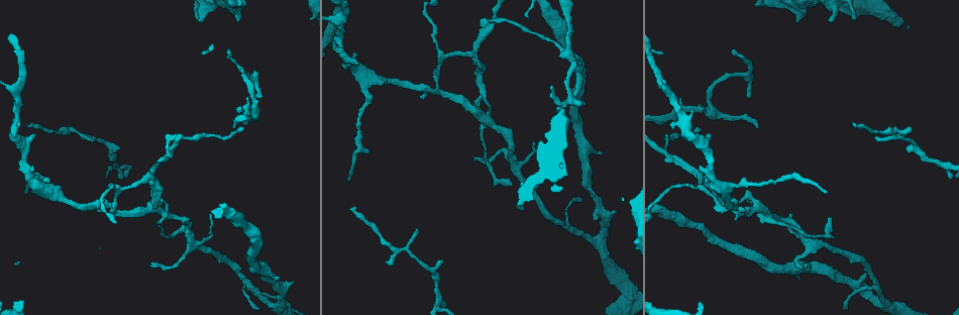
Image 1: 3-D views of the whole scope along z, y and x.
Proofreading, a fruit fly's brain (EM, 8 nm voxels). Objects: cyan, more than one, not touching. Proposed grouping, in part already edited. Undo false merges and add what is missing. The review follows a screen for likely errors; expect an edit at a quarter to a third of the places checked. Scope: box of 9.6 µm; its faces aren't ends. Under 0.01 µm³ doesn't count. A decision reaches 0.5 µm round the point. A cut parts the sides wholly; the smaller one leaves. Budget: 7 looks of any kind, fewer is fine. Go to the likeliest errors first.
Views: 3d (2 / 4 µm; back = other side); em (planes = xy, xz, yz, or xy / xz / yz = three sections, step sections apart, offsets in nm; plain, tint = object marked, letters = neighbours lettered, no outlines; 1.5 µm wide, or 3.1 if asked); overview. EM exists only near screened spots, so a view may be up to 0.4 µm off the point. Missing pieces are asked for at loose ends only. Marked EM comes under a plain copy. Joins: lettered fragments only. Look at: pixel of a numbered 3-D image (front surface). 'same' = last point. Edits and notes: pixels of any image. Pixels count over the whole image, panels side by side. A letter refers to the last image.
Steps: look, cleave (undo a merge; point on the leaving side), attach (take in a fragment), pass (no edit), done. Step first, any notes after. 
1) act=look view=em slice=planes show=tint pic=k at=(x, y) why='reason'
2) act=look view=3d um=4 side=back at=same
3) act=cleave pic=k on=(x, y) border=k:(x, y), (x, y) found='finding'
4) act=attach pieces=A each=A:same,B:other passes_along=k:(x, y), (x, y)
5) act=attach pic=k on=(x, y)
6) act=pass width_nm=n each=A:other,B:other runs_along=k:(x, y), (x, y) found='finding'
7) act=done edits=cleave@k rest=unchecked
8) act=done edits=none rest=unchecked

act=look view=em slice=xy step=4 show=letters pic=1 at=(740, 213) why='thin neck'

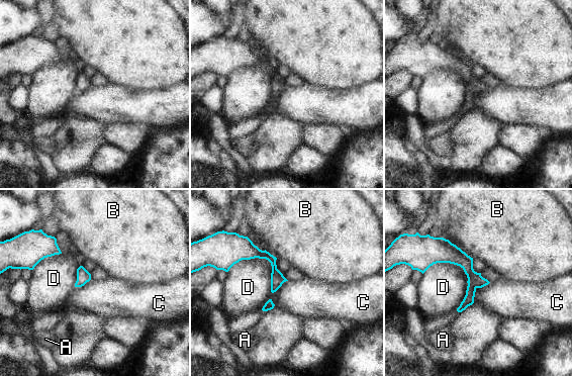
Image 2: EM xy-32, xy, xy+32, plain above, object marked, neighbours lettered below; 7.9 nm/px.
act=cleave pic=2 on=(468, 300) each=A:other,B:other,C:other,D:other border=2:(468, 278), (476, 287) found='a second neuron is stuck on'

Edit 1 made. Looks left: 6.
act=look view=em slice=yz step=4 show=tint pic=1 at=(551, 85)

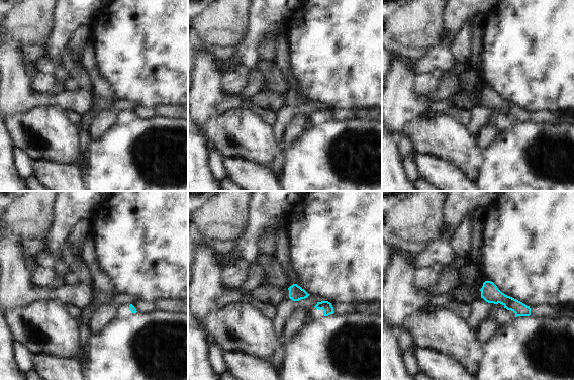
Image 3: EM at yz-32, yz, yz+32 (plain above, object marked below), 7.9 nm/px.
act=look view=em slice=planes show=letters at=same

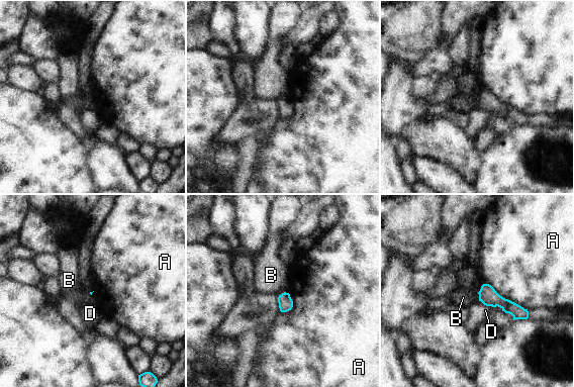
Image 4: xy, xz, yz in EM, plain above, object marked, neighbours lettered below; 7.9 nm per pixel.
act=pass each=A:other,B:other,D:other runs_along=4:(483, 288), (494, 299), (525, 315) found='none of them fits'

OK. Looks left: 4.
act=look view=em slice=yz step=4 show=letters pic=1 at=(96, 138) why='tapers out'

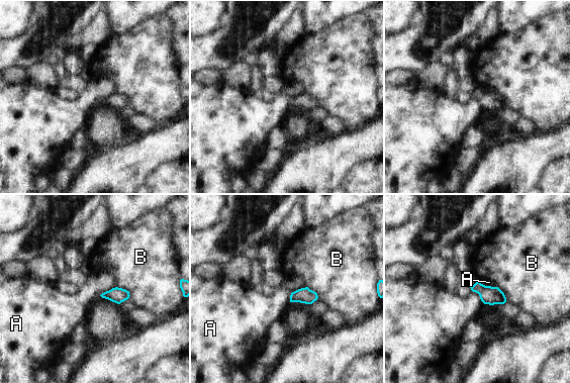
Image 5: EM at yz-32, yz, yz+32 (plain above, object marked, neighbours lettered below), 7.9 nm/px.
act=look view=em slice=planes show=letters at=same

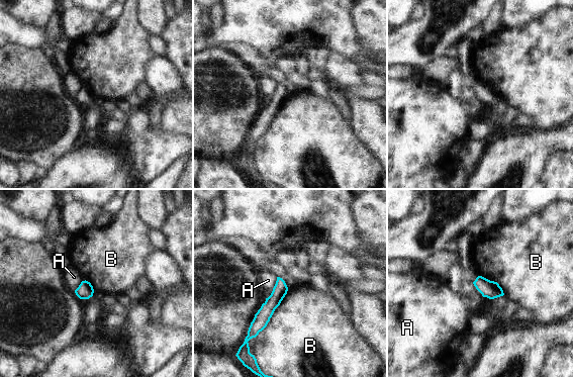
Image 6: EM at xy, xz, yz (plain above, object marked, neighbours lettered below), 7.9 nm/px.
act=pass width_nm=120 each=A:other,B:other found='no lettered fragment goes on from it'

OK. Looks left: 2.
act=done edits=cleave@2 rest=unchecked

